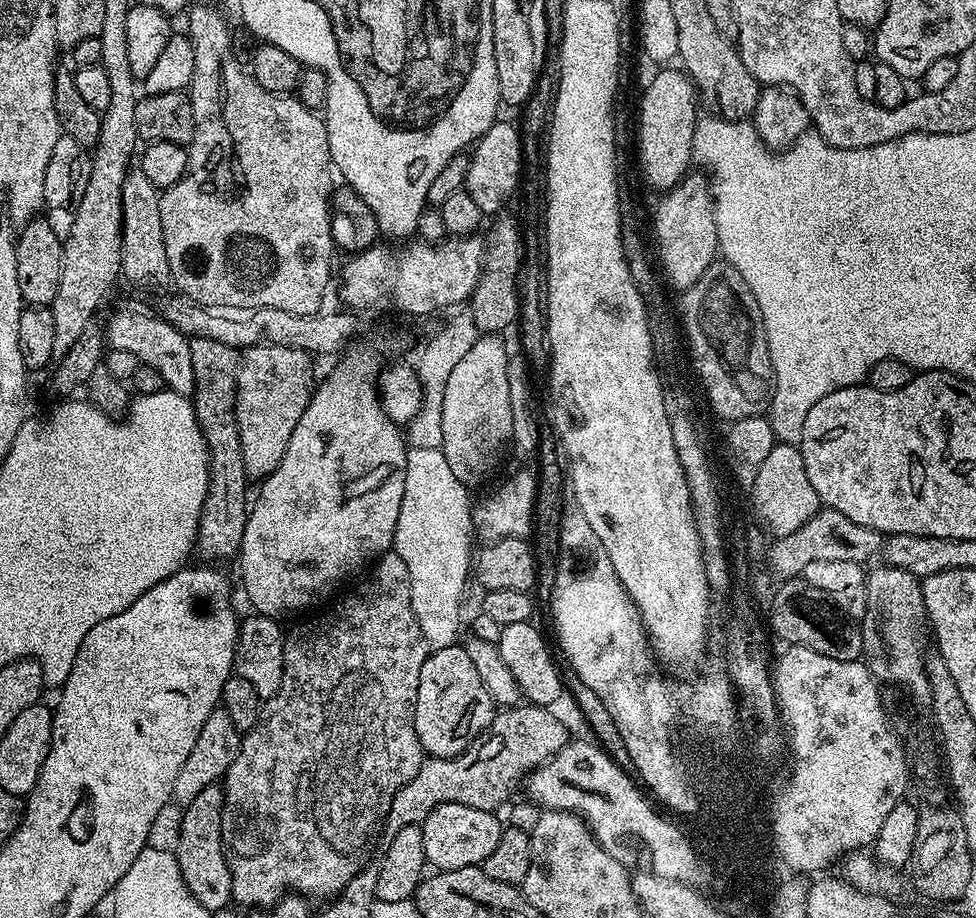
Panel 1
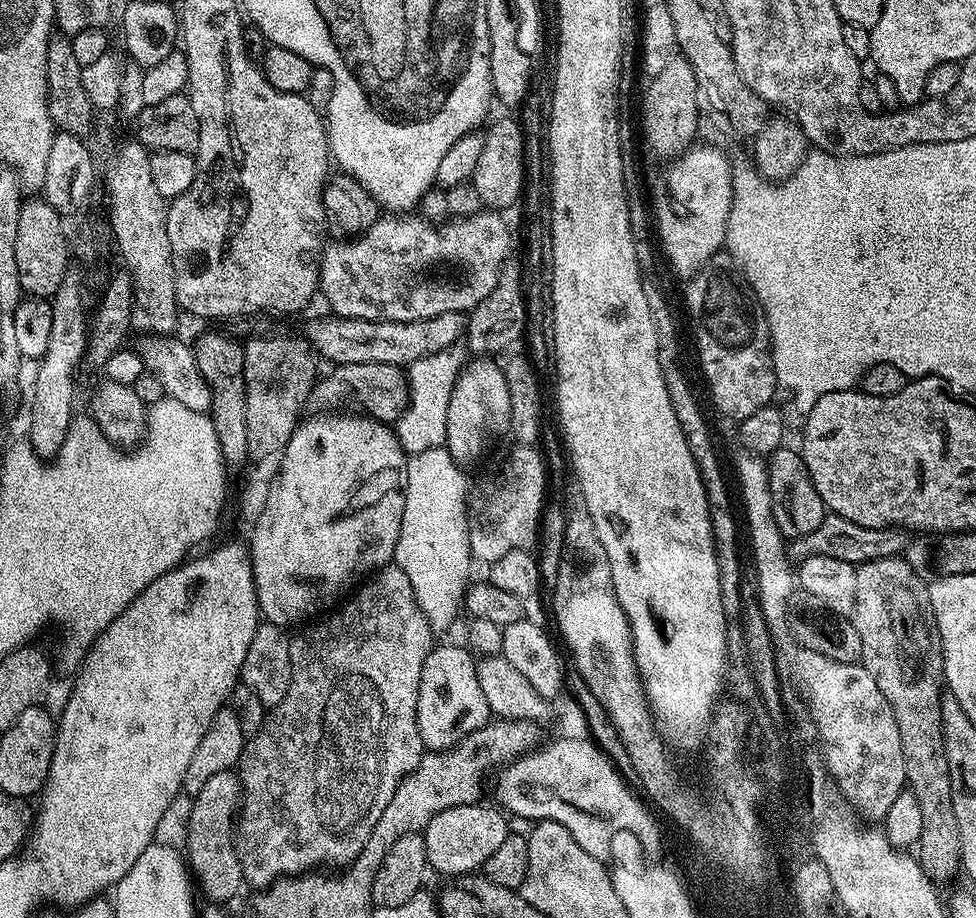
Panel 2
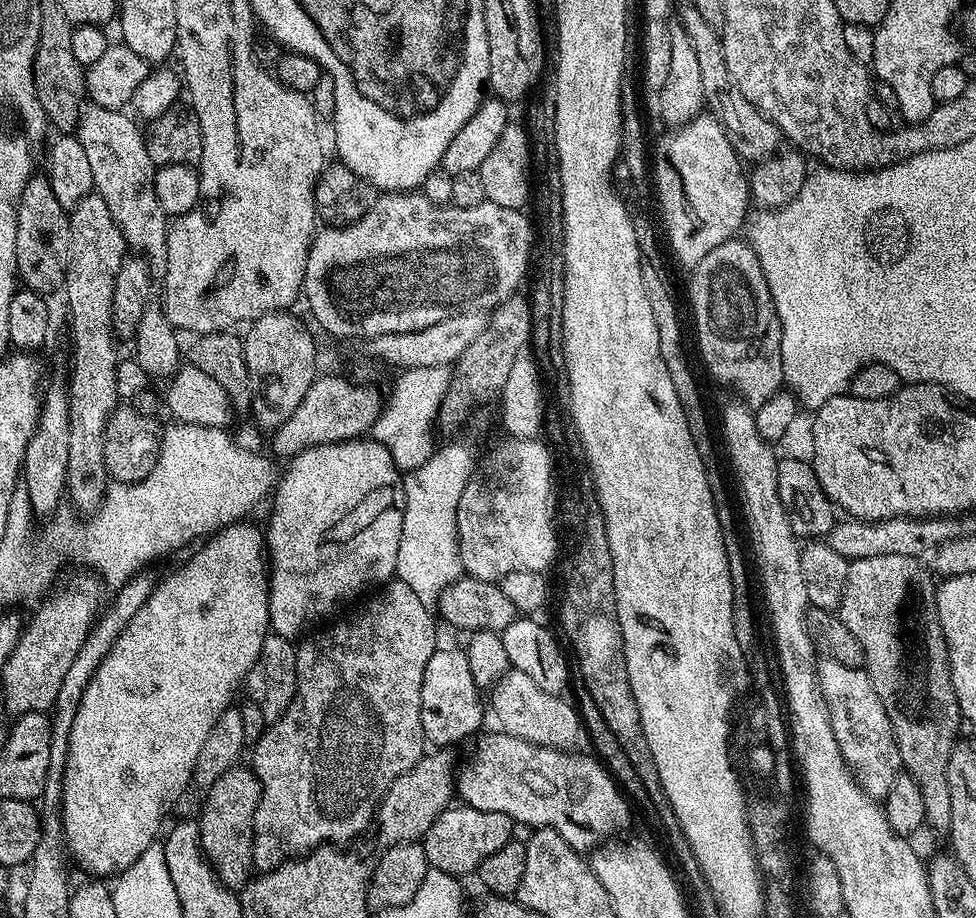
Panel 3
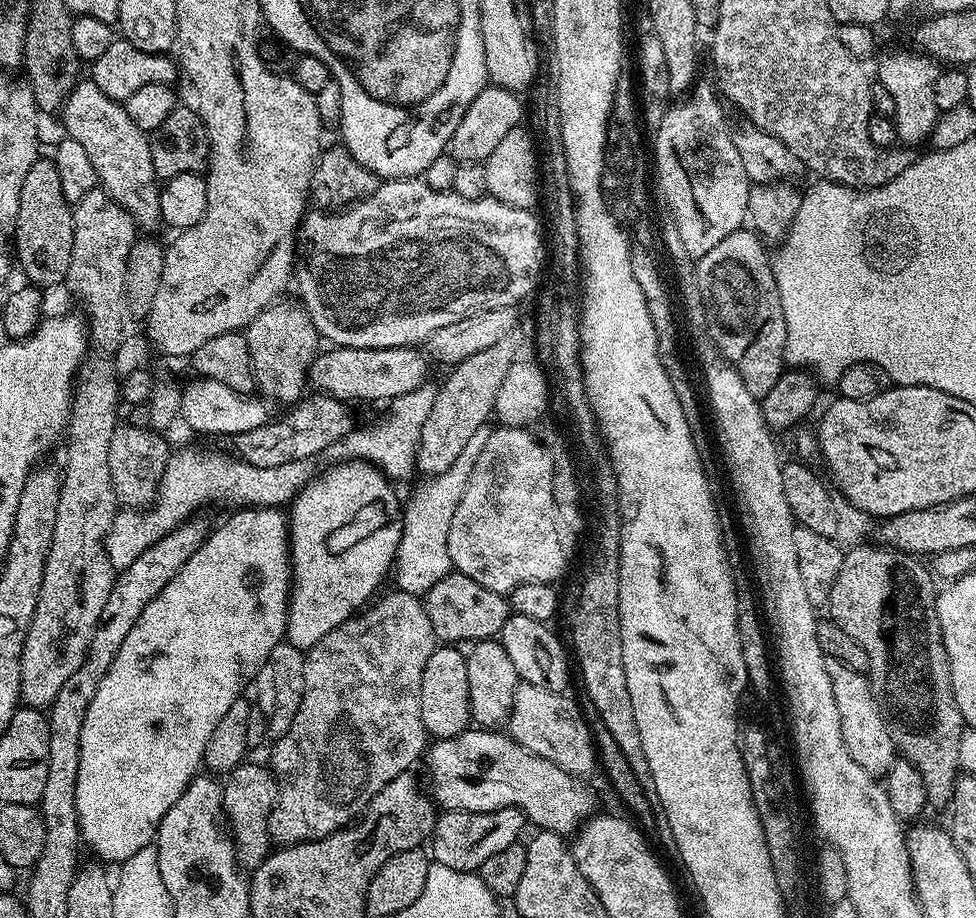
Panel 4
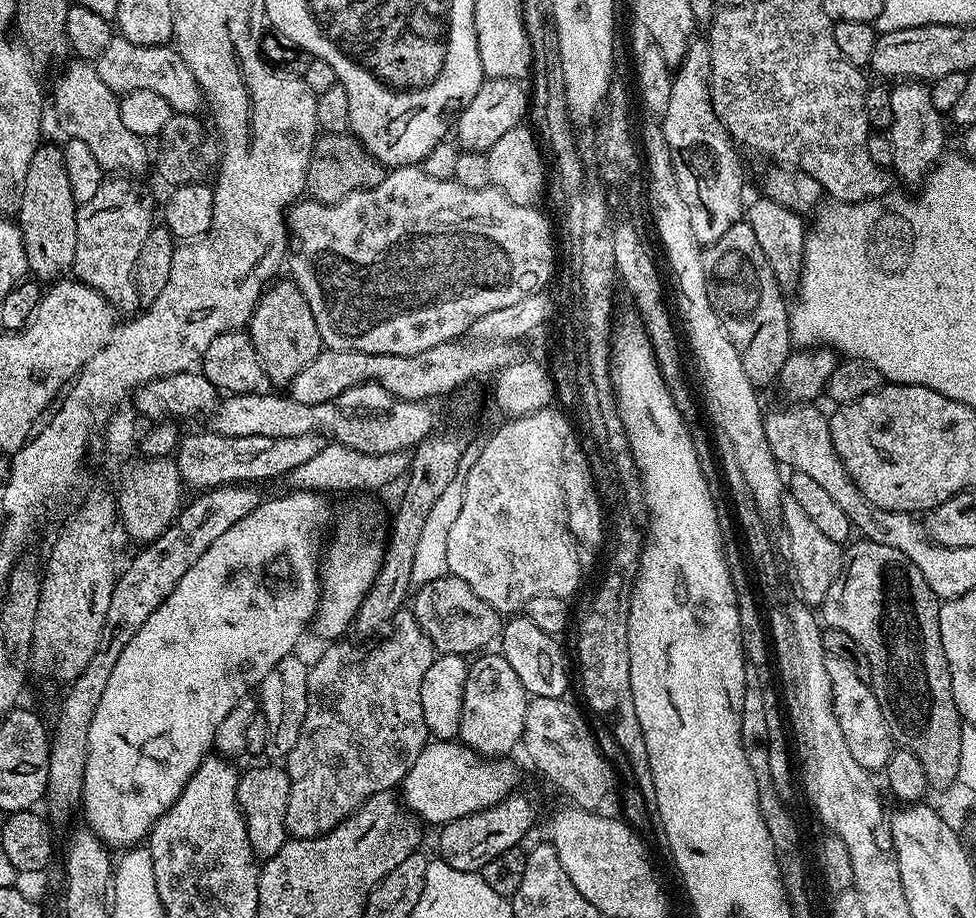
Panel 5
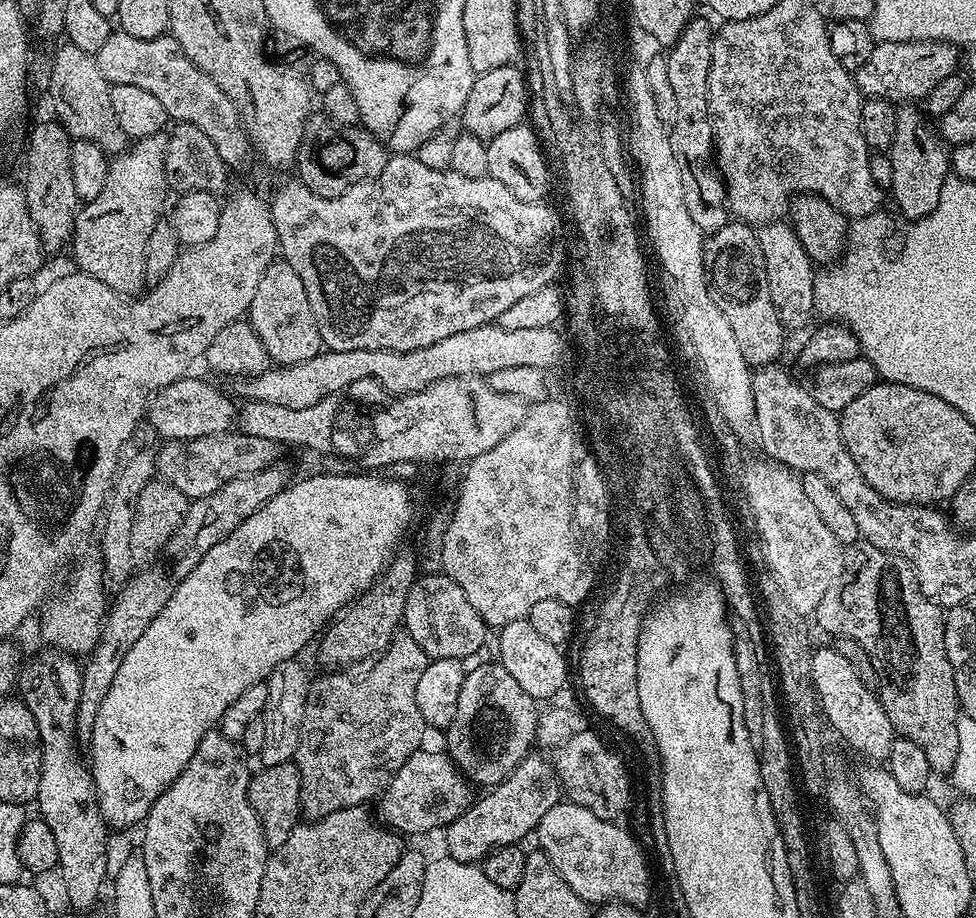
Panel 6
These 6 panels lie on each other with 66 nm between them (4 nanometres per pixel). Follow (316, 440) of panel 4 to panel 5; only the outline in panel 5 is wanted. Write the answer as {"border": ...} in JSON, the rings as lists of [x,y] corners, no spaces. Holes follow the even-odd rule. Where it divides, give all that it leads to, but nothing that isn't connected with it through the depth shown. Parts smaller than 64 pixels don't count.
{"border":[[[211,430],[200,432],[197,436],[185,435],[181,439],[175,453],[176,469],[180,472],[181,481],[188,484],[195,490],[207,490],[219,488],[225,484],[238,484],[241,482],[256,482],[252,480],[272,480],[275,476],[287,477],[289,472],[293,472],[298,466],[304,465],[308,459],[314,458],[318,450],[326,442],[325,437],[320,434],[311,436],[291,436],[290,438],[262,438],[261,436],[251,436],[250,438],[234,438],[233,436],[223,436]]]}

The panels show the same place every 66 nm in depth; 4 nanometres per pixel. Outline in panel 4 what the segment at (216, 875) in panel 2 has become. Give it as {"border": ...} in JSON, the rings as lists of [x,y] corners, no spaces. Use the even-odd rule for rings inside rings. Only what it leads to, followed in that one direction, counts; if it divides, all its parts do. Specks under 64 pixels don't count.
{"border":[[[245,762],[227,773],[222,784],[222,812],[230,829],[230,839],[236,845],[236,859],[244,870],[255,870],[270,851],[268,819],[276,804],[278,781],[265,768],[260,764]]]}

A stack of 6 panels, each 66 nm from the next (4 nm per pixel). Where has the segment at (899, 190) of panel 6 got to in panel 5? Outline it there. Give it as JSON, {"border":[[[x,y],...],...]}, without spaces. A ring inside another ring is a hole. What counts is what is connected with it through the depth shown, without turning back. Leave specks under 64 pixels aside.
{"border":[[[900,82],[890,91],[890,106],[894,110],[894,122],[887,129],[892,140],[896,161],[891,171],[904,184],[923,185],[934,165],[945,155],[944,120],[945,117],[934,106],[932,89],[924,82]]]}

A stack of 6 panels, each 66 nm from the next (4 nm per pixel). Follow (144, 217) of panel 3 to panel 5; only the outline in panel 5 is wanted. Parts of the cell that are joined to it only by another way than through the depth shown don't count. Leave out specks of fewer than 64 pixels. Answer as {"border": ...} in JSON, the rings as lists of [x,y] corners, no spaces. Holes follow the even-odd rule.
{"border":[[[76,58],[64,70],[56,84],[56,93],[50,96],[51,111],[52,108],[56,111],[56,120],[65,132],[63,135],[67,139],[83,142],[105,173],[136,174],[132,172],[142,171],[147,164],[149,167],[150,148],[144,145],[147,144],[145,137],[133,134],[122,123],[117,93],[112,92],[102,78],[98,78],[95,63]]]}

